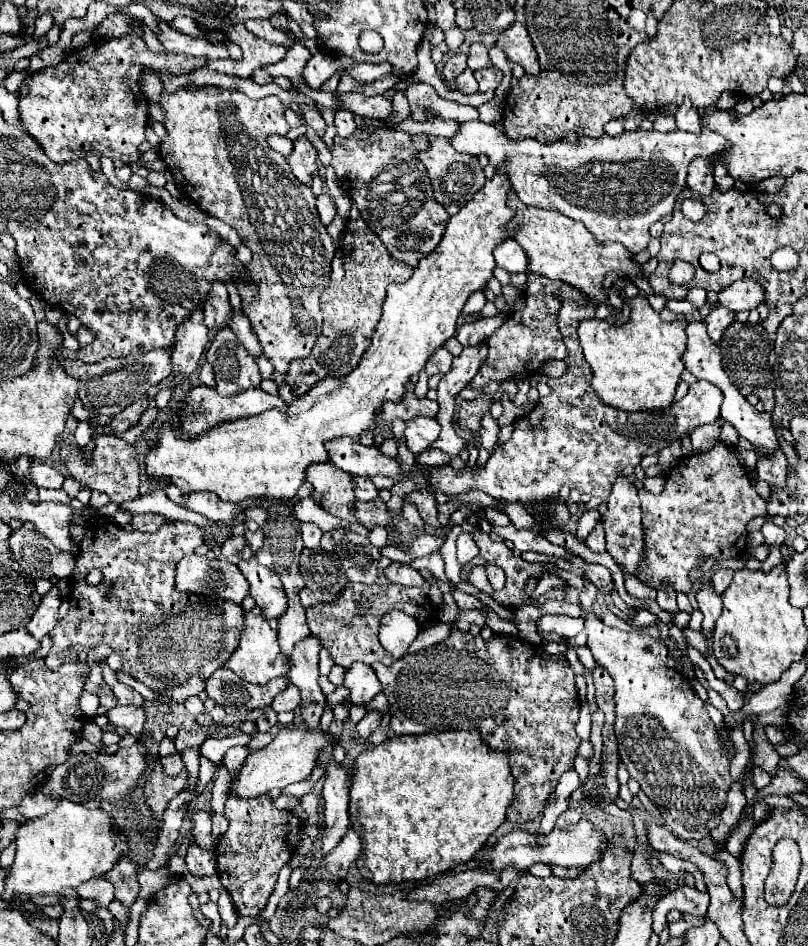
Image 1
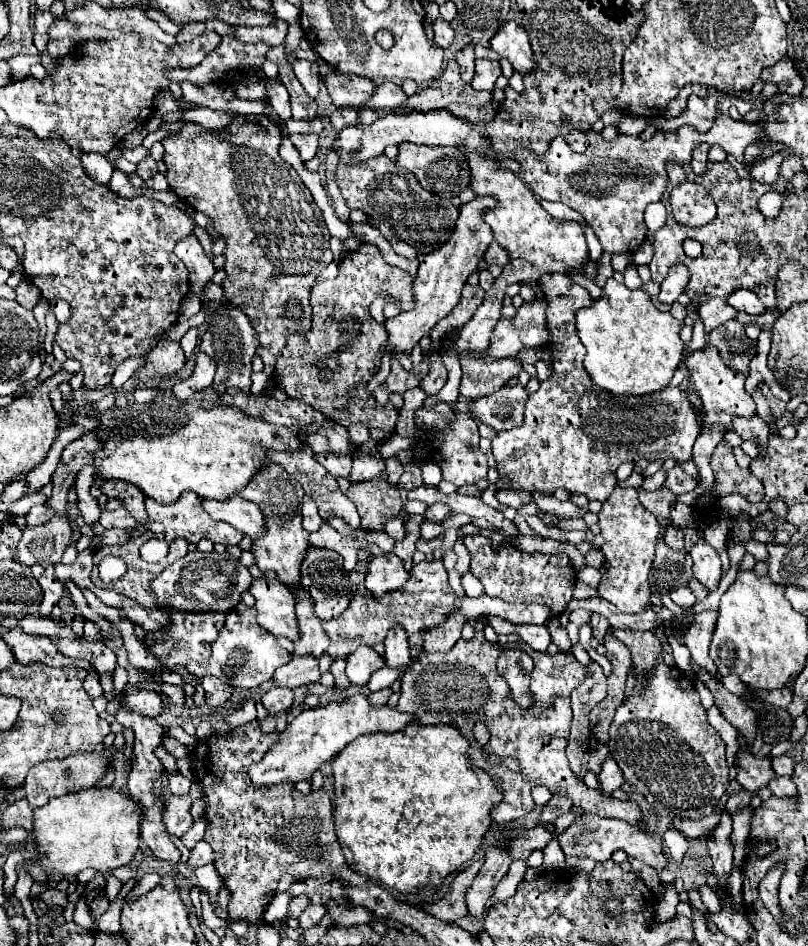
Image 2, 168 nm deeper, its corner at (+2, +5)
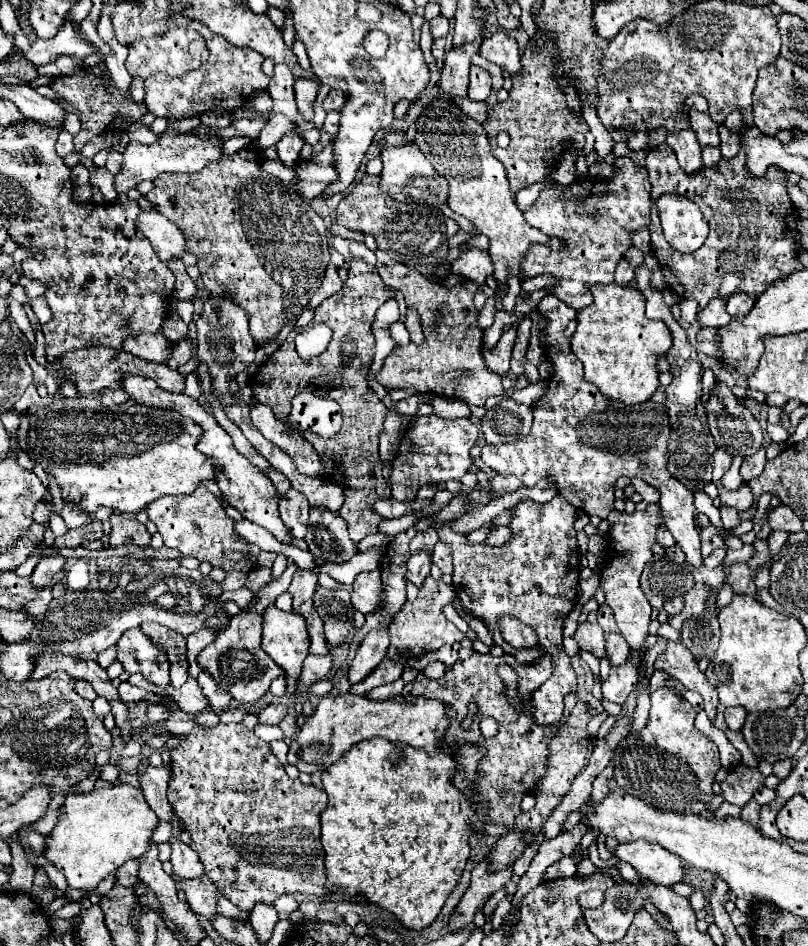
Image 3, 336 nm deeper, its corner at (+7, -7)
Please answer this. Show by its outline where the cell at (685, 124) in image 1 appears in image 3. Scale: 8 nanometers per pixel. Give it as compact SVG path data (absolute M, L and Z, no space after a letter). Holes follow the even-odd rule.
M692 108L688 112L690 126L698 136L700 146L720 146L720 136L718 136L718 124L708 116L708 112L698 112Z

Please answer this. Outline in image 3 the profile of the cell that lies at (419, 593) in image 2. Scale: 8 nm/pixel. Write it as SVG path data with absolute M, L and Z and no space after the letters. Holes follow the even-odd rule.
M428 576L424 584L418 590L418 598L414 602L406 602L402 610L394 616L394 620L388 626L388 636L390 636L390 646L386 656L402 656L402 658L416 658L426 652L440 650L444 644L454 644L464 638L464 634L444 616L444 606L452 602L454 598L454 588L444 584L442 580L434 580Z

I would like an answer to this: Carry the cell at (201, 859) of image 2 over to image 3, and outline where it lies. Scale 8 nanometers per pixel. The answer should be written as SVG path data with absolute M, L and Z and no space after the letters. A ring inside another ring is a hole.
M206 876L186 878L186 880L180 880L180 886L186 894L190 908L196 914L200 914L204 918L212 918L216 914L216 898L222 896L222 892L216 892L216 886L212 884L210 878L206 878Z

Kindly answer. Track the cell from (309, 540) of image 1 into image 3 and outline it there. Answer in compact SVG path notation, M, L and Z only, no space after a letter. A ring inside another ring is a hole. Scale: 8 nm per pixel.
M290 488L284 494L278 510L280 510L280 518L290 528L292 536L304 538L306 536L306 520L308 520L308 512L310 512L310 504L308 504L306 496L300 494L298 490Z

